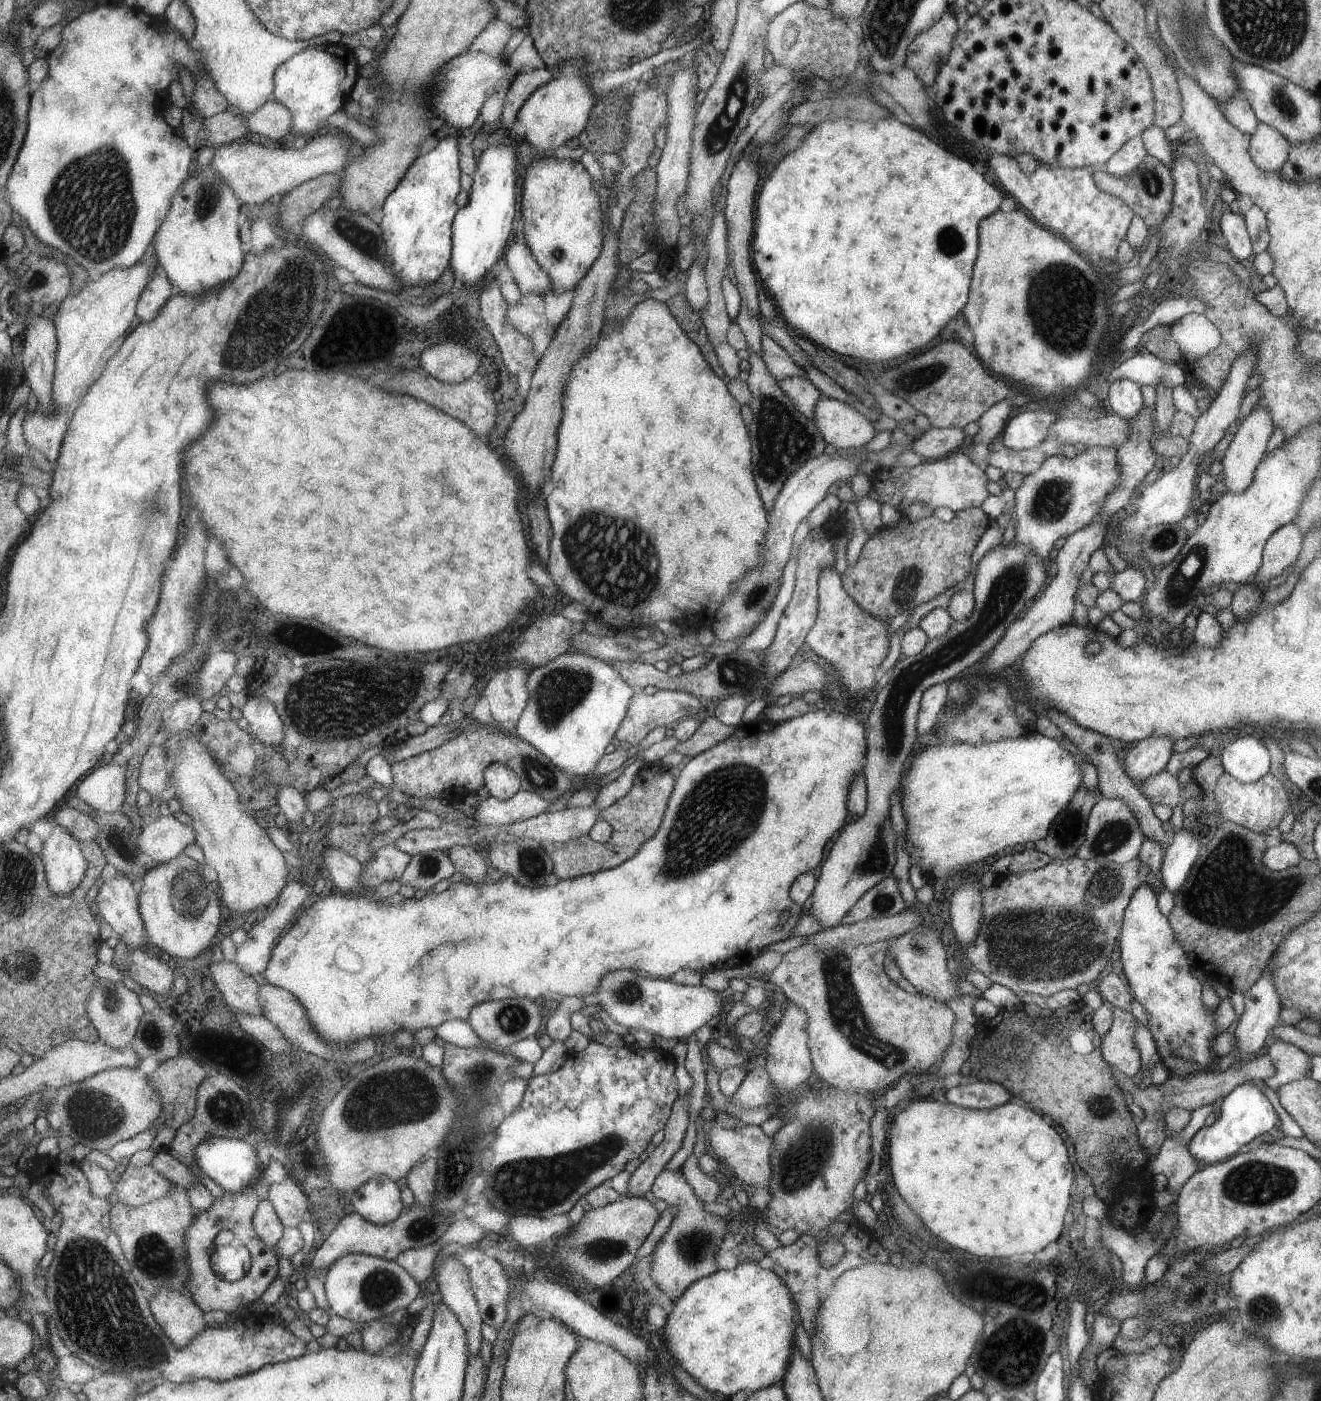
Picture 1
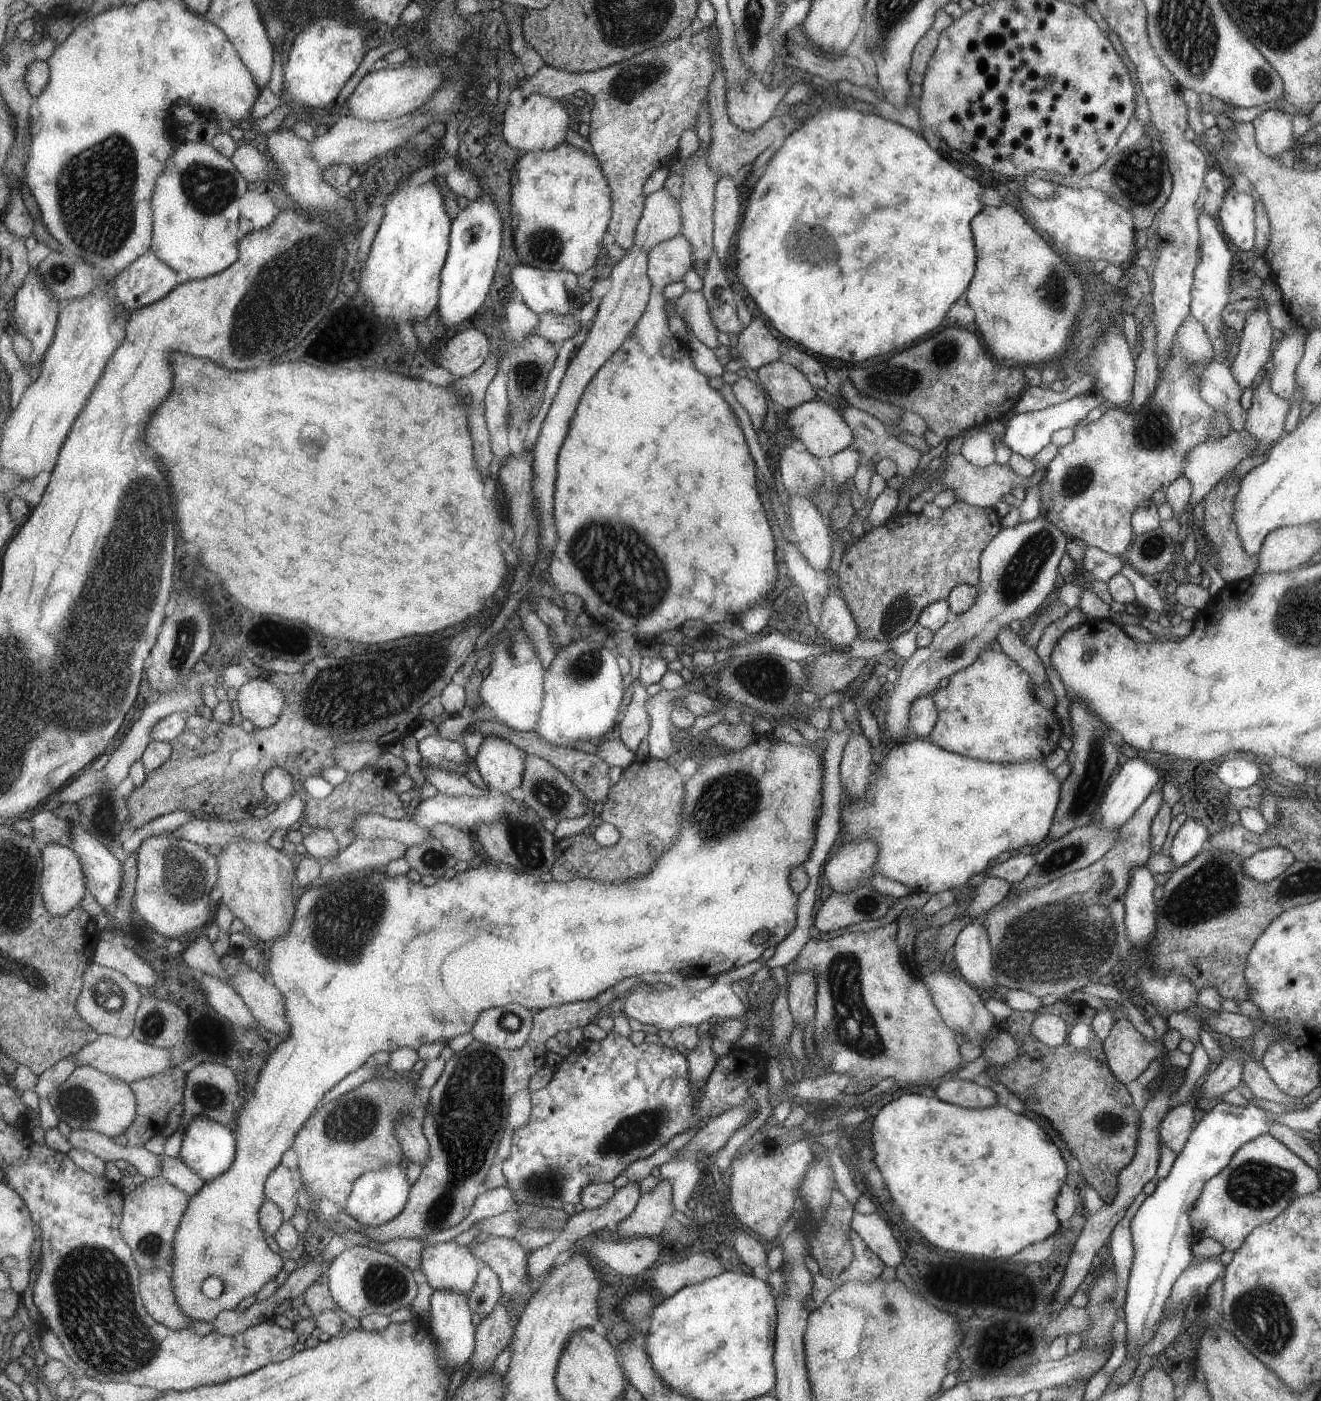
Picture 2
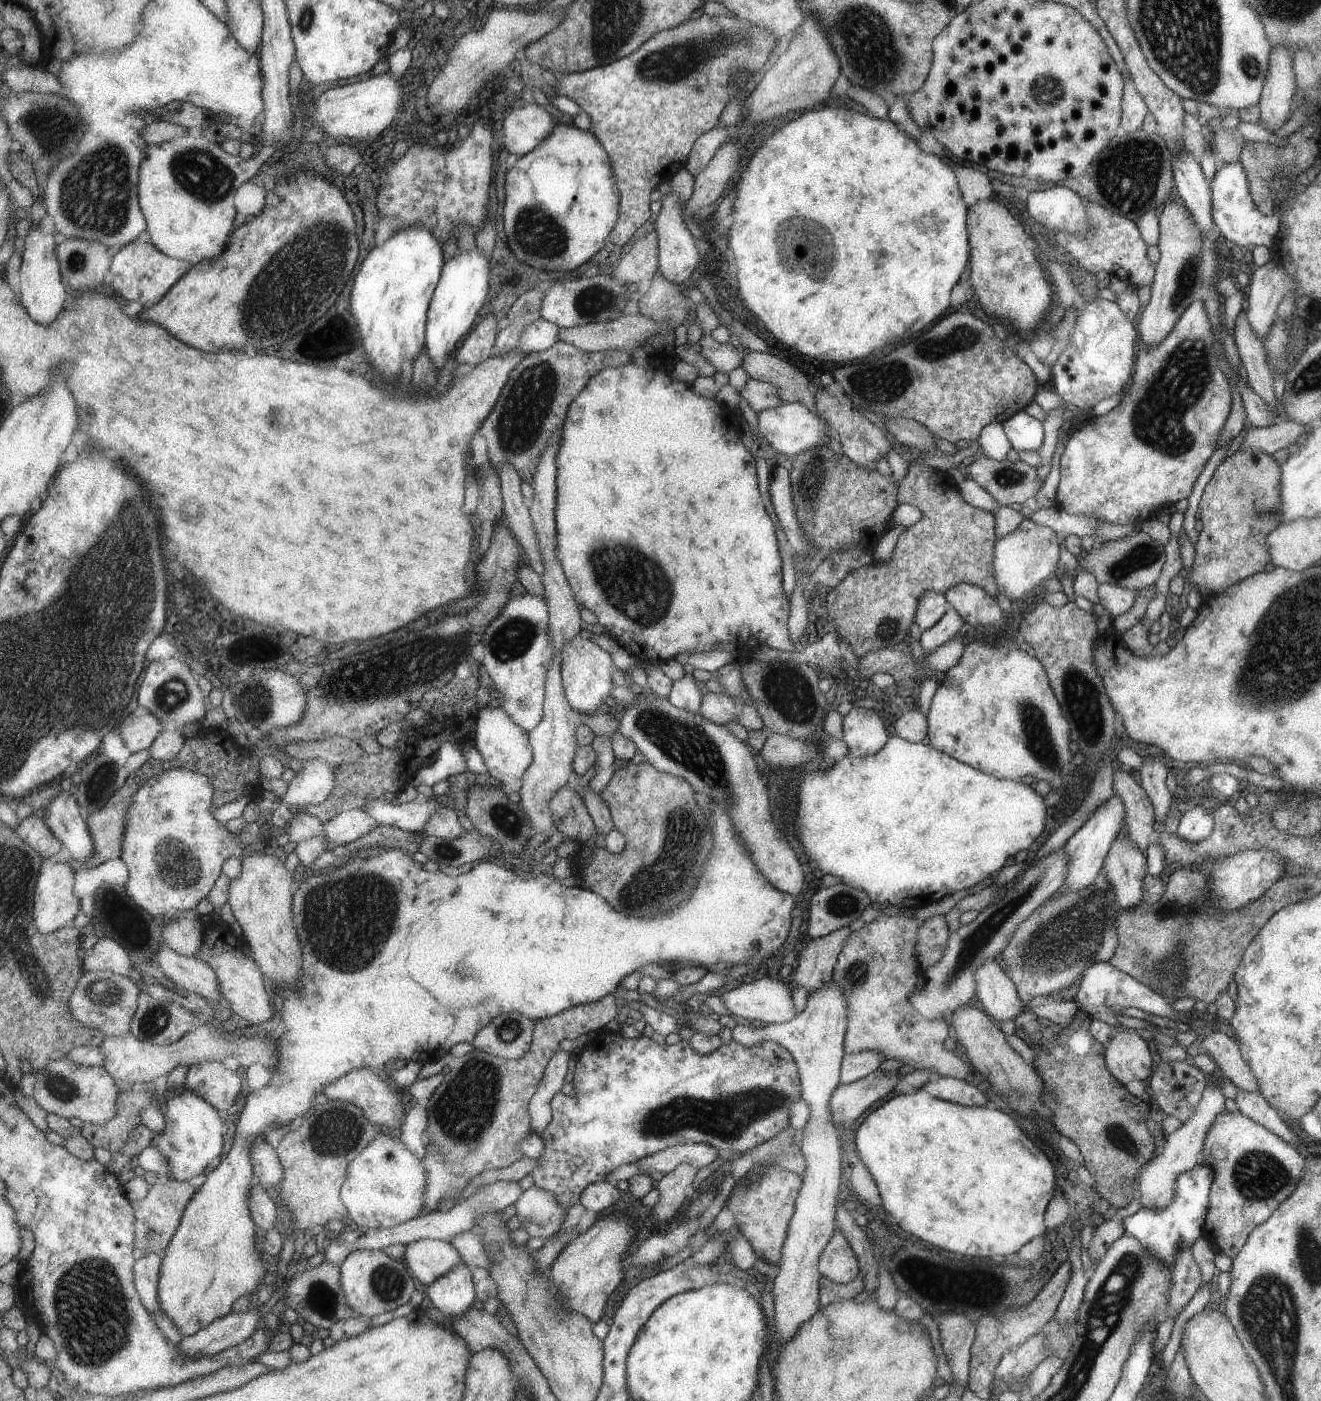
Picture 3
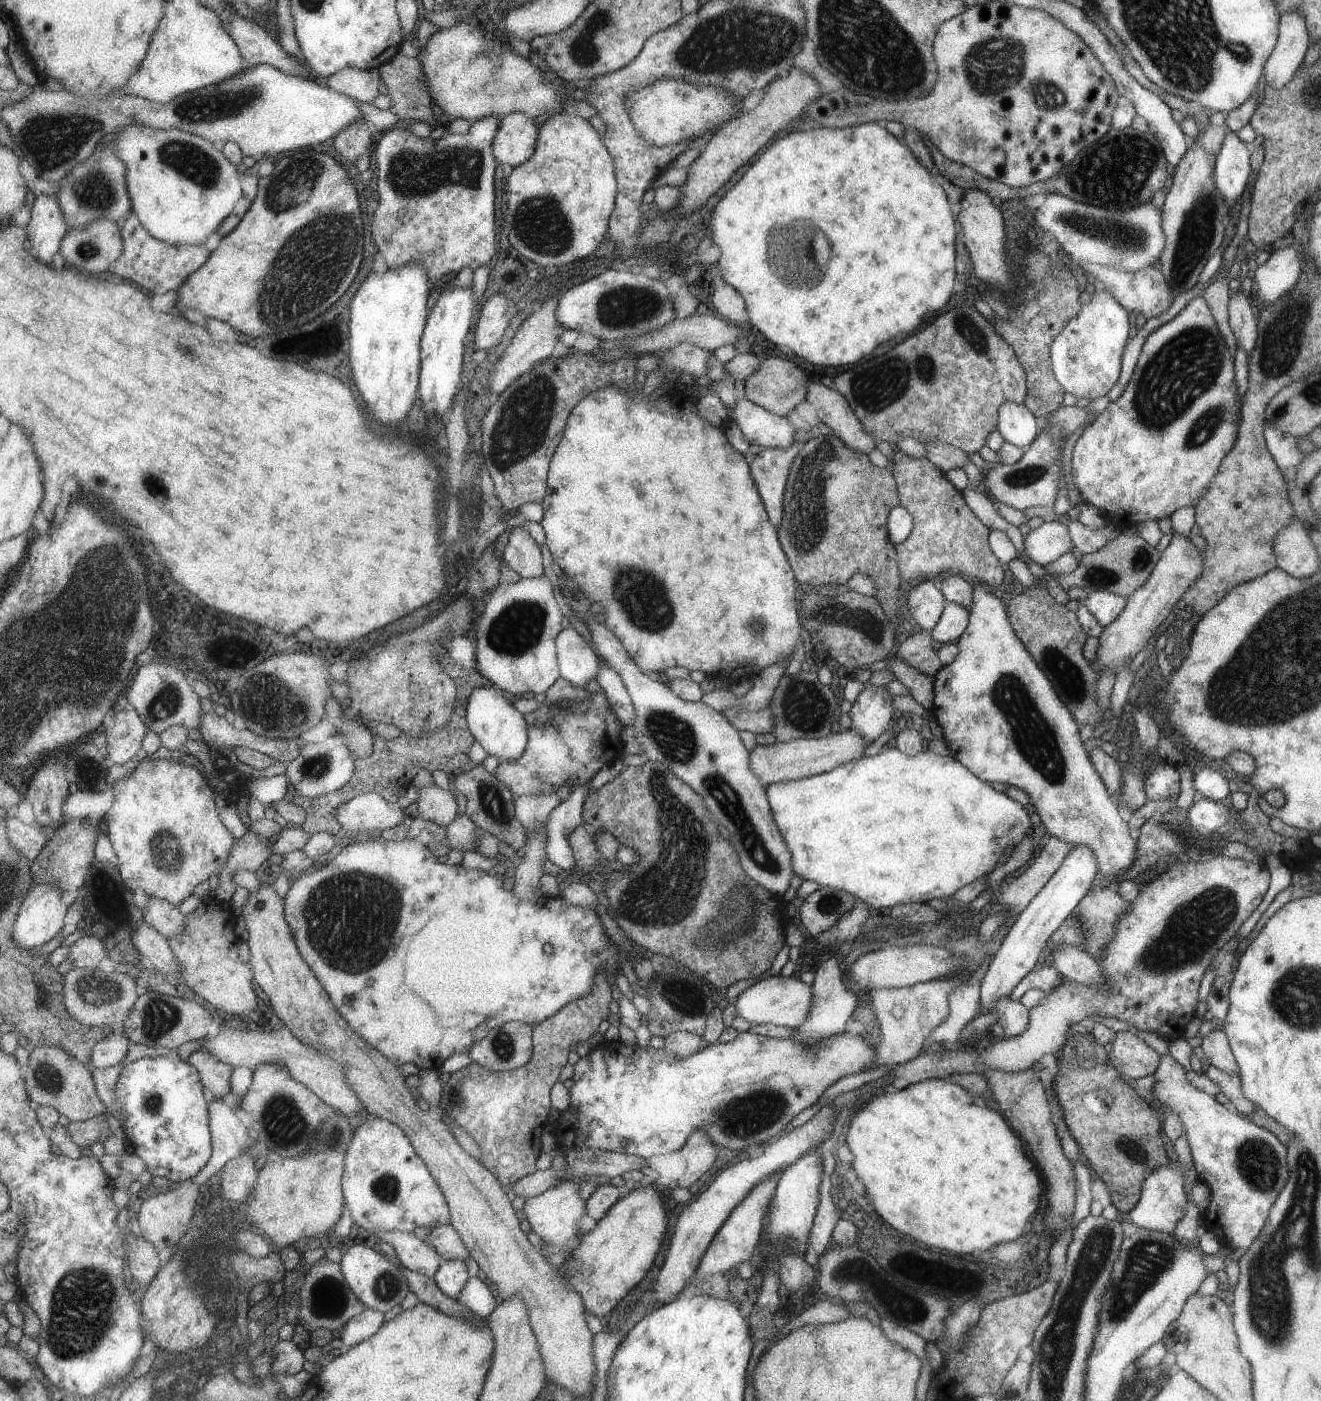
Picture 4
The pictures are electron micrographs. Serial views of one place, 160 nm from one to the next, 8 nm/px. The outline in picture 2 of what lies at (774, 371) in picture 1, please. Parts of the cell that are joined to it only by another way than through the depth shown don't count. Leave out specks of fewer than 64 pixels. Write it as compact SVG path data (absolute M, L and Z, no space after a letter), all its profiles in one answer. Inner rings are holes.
M759 318L753 319L747 328L739 334L737 352L730 350L731 358L737 360L741 367L749 366L757 370L765 364L782 360L778 340L769 332L769 327Z

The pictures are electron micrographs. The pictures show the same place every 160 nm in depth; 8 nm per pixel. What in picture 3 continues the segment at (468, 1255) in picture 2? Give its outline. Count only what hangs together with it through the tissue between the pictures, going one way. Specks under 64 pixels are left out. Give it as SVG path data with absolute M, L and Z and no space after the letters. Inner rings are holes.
M420 1239L407 1245L403 1260L408 1263L413 1275L427 1287L455 1270L455 1266L467 1265L461 1250L440 1239Z

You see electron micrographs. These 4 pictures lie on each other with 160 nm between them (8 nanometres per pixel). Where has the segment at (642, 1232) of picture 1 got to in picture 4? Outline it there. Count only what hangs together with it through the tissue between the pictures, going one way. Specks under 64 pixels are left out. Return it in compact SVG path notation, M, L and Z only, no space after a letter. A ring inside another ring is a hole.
M699 1128L697 1132L689 1135L688 1142L680 1148L680 1152L685 1160L685 1170L673 1187L688 1189L709 1170L715 1160L716 1152L711 1140L707 1140L707 1134Z

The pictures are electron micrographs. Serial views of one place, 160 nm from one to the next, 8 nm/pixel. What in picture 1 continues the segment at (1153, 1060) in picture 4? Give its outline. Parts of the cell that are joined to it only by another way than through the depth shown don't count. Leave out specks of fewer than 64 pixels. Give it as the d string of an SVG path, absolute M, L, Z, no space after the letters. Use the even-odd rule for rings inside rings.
M1112 1007L1112 1023L1101 1038L1100 1053L1111 1070L1123 1072L1131 1079L1139 1074L1139 1052L1133 1046L1133 1032L1133 1016L1123 1009Z

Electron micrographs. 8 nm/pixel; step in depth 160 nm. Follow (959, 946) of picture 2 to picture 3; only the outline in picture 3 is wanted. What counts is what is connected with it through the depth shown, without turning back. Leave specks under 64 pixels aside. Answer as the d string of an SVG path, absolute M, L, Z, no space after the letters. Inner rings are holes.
M985 960L977 966L973 972L973 984L981 1008L985 1008L985 1012L993 1016L997 1023L1014 1020L1019 1015L1023 1003L997 960Z

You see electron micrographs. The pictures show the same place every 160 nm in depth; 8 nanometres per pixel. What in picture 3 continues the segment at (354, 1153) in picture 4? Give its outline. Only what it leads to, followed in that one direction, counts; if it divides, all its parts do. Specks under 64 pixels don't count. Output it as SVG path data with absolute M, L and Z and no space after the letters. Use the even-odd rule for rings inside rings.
M391 1130L391 1134L381 1133L353 1160L341 1190L341 1201L347 1206L352 1225L372 1230L391 1229L421 1216L427 1184L428 1173L423 1159L405 1146L399 1131Z

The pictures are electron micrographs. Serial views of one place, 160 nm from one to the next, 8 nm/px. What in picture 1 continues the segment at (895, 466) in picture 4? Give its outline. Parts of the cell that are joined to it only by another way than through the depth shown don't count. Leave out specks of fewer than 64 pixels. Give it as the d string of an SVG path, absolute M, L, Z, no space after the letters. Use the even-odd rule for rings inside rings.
M980 508L955 511L948 522L941 521L932 514L914 521L901 515L894 526L882 525L878 533L863 543L856 562L847 566L840 575L843 588L866 613L889 623L897 614L906 610L911 613L919 604L931 600L973 572L974 567L971 566L969 556L991 523L990 518Z

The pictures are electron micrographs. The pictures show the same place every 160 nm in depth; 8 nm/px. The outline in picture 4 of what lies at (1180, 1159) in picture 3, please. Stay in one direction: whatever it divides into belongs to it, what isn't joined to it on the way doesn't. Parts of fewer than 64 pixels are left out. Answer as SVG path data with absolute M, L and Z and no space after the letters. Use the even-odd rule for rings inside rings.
M1177 1159L1165 1164L1165 1166L1153 1168L1140 1189L1139 1202L1132 1211L1126 1213L1131 1223L1139 1228L1145 1228L1149 1232L1171 1234L1175 1224L1185 1216L1187 1200L1185 1192L1183 1192L1183 1180L1183 1168Z

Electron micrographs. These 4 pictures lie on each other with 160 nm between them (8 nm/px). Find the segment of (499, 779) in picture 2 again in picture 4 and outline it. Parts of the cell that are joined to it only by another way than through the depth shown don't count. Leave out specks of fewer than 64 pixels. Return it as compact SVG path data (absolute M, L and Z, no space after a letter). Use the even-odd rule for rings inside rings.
M494 686L477 688L469 700L467 719L476 741L481 742L489 755L495 756L499 762L511 762L525 756L530 726L525 716L503 696L501 689Z

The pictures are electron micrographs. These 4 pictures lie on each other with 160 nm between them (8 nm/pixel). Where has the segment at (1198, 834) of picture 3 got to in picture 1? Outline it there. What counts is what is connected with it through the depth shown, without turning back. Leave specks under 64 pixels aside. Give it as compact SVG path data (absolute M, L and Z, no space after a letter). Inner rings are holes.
M1181 827L1174 832L1172 842L1164 848L1160 873L1162 883L1170 892L1180 889L1191 864L1197 858L1199 842L1189 829Z

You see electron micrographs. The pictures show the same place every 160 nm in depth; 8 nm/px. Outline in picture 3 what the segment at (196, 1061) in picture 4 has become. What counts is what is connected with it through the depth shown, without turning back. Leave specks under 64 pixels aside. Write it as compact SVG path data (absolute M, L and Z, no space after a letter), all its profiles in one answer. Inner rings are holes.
M219 1061L191 1065L185 1079L185 1086L204 1097L217 1111L229 1110L235 1104L241 1084L241 1076Z

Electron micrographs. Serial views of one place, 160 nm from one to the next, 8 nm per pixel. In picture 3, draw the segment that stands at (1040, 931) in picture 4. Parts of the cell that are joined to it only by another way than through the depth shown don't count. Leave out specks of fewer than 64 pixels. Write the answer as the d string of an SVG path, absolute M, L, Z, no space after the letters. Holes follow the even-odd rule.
M1113 792L1112 796L1109 796L1107 800L1101 802L1090 816L1083 822L1083 825L1075 830L1074 834L1065 842L1063 846L1063 852L1067 856L1067 874L1065 874L1065 880L1063 884L1059 886L1059 892L1067 894L1067 892L1077 892L1085 886L1089 886L1093 880L1097 877L1097 872L1103 865L1103 860L1107 856L1109 848L1111 848L1111 842L1120 835L1121 830L1125 824L1125 806L1123 806L1123 800L1119 798L1119 794Z

